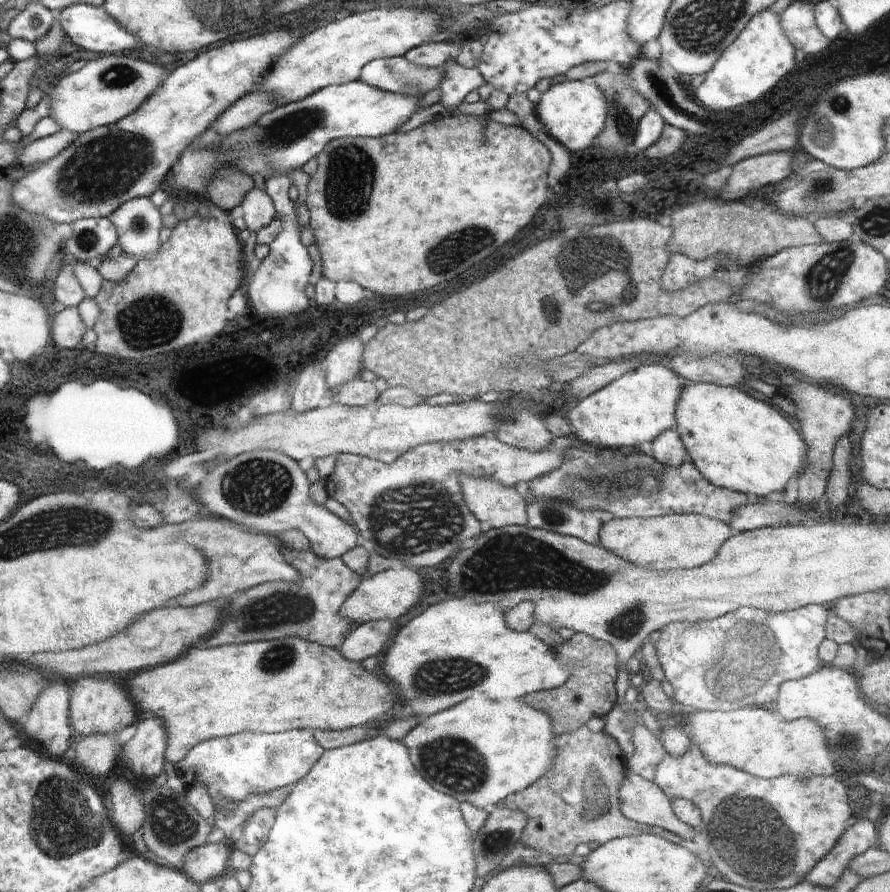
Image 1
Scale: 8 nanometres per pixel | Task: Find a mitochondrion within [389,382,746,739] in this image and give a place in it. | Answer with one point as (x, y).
(619, 483)

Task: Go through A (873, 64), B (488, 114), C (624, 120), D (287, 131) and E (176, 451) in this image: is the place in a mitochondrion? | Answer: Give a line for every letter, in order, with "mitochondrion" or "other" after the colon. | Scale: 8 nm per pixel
A: other
B: other
C: mitochondrion
D: mitochondrion
E: other

